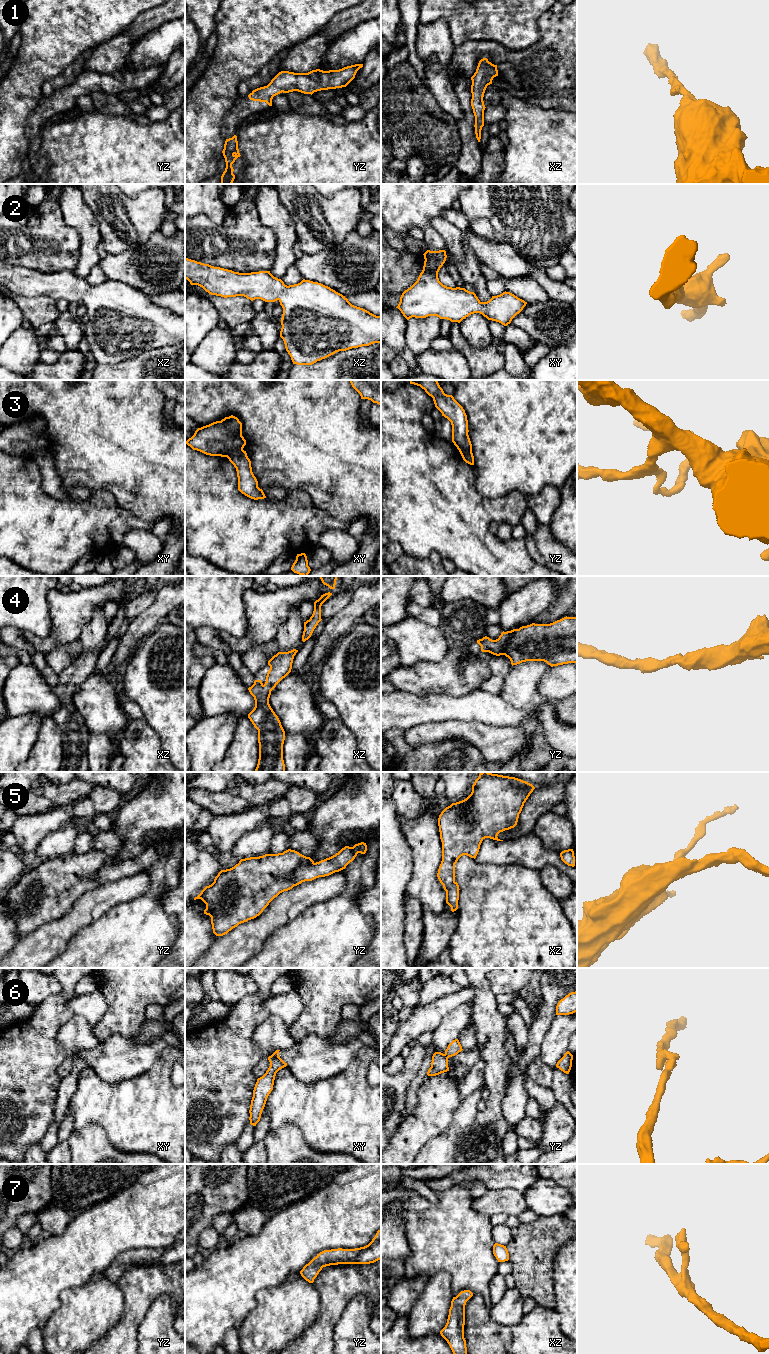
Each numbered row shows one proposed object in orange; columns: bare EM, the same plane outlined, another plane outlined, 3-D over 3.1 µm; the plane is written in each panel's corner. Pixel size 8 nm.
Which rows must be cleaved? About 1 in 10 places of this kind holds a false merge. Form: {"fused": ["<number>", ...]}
{"fused": ["3", "6"]}

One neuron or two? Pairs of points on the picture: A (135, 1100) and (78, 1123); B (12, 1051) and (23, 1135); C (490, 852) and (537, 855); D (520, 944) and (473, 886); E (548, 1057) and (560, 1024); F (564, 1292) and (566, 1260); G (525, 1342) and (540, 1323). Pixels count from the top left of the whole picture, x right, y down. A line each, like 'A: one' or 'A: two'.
A: one
B: one
C: one
D: one
E: one
F: one
G: one

